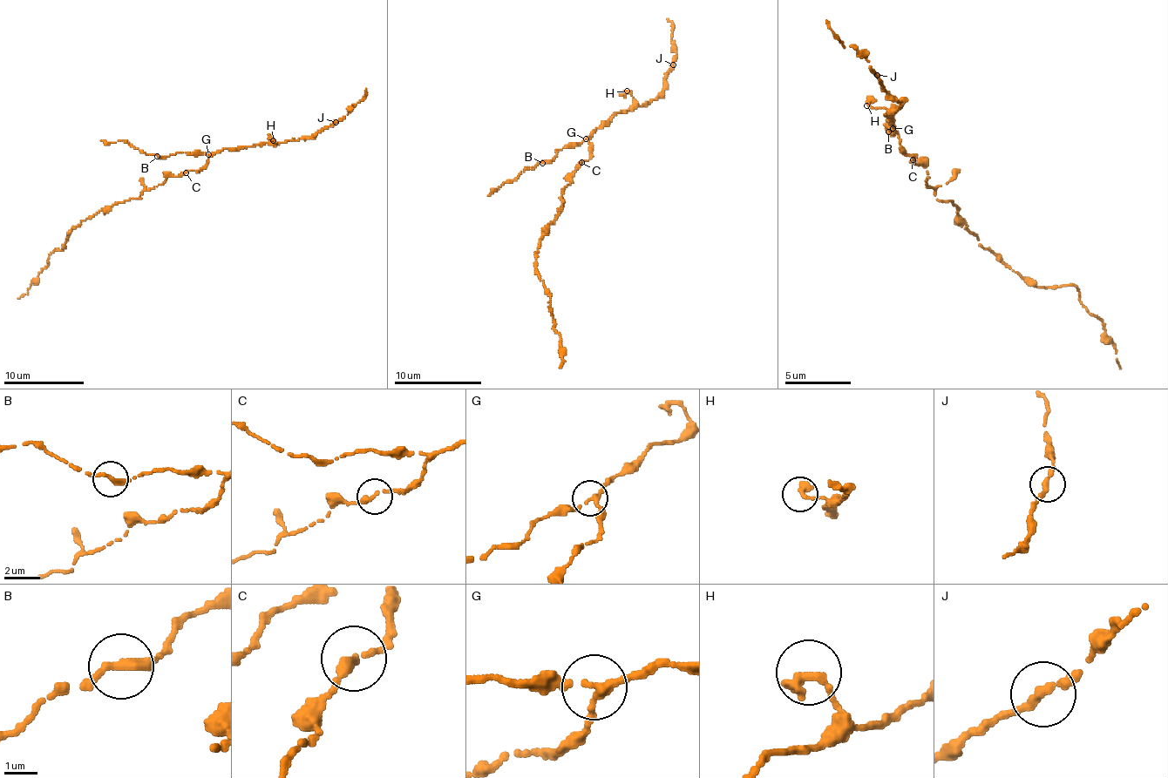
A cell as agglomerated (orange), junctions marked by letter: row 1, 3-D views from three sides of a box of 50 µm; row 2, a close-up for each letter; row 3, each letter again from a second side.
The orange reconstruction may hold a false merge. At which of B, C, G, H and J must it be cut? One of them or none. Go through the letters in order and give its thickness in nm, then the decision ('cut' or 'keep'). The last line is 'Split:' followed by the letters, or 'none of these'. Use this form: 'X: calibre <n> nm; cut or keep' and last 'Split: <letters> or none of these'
B: calibre 280 nm; keep
C: calibre 280 nm; keep
G: calibre 200 nm; keep
H: calibre 420 nm; keep
J: calibre 280 nm; keep
Split: none of these

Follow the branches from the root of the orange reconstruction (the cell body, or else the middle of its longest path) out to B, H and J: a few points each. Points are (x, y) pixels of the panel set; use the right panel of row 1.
B: (923, 168), (916, 165), (917, 155), (904, 152), (895, 128), (886, 125), (893, 131), (888, 131)
H: (923, 168), (916, 165), (917, 155), (904, 152), (893, 118), (886, 115), (894, 111), (892, 108), (866, 105)
J: (923, 168), (916, 165), (917, 155), (904, 152), (893, 118), (886, 115), (902, 105), (888, 98), (877, 75)

